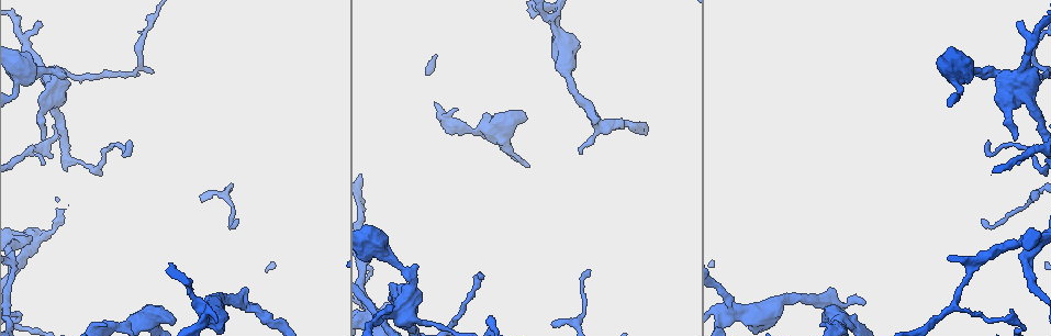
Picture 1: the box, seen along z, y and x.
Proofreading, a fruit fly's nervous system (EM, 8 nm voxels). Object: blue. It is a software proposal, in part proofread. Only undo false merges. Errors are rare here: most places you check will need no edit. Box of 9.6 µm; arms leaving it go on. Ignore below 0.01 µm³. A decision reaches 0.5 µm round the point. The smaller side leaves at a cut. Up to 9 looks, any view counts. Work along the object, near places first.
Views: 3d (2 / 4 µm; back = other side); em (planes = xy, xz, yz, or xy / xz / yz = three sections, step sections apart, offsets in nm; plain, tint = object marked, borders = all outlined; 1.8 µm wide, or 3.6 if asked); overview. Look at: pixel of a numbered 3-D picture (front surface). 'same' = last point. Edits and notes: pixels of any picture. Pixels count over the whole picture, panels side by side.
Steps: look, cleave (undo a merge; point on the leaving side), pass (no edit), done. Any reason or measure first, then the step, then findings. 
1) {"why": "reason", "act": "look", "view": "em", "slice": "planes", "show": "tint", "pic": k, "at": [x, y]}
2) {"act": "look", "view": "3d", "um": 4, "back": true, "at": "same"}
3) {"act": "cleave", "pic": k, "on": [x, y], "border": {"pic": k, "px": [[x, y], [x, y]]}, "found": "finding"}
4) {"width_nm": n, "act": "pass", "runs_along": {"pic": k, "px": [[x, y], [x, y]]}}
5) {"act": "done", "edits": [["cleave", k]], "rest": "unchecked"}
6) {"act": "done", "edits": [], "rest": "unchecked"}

{"why": "three arms meet", "act": "look", "view": "em", "slice": "planes", "show": "tint", "pic": 1, "at": [24, 246]}

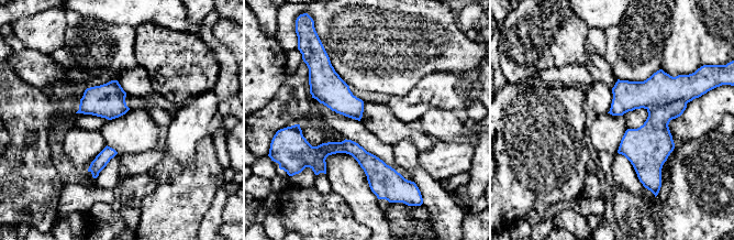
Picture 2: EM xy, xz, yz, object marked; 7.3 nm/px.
{"act": "cleave", "pic": 2, "on": [660, 88], "border": {"pic": 2, "px": [[687, 102], [674, 100], [646, 108]]}, "found": "a second cell is stuck on"}

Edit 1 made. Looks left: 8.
{"act": "look", "view": "3d", "um": 4, "pic": 1, "at": [495, 129]}

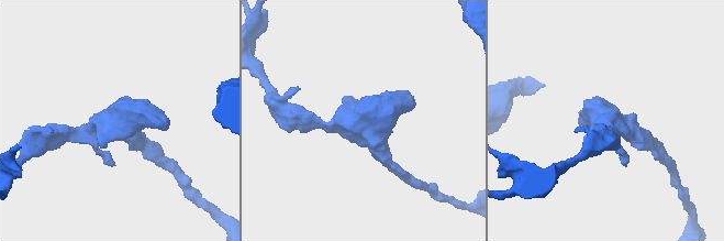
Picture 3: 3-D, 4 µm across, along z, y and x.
{"act": "look", "view": "em", "um": 3.6, "slice": "planes", "show": "tint", "pic": 3, "at": [362, 120]}

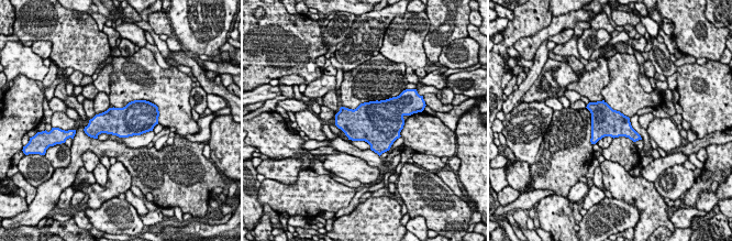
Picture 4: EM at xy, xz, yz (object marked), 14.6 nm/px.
{"act": "pass", "found": "continuous, no second cell"}

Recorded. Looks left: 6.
{"why": "sharp bend", "act": "look", "view": "3d", "um": 4, "pic": 1, "at": [557, 31]}

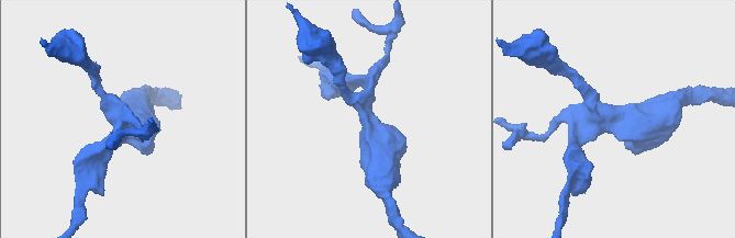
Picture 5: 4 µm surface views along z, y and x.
{"arms": 4, "why": "need the tissue", "act": "look", "view": "em", "um": 3.6, "slice": "xy", "step": 8, "show": "tint", "pic": 5, "at": [615, 121]}

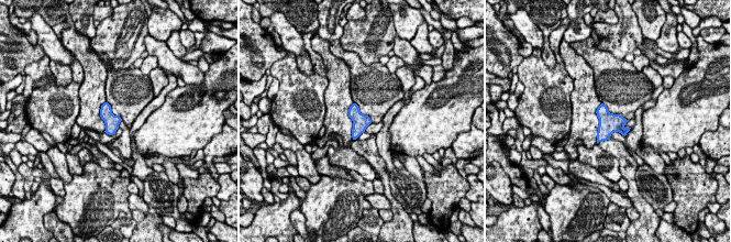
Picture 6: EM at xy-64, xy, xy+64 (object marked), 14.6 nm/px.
{"why": "another direction", "act": "look", "view": "em", "um": 3.6, "slice": "planes", "show": "tint", "at": "same"}

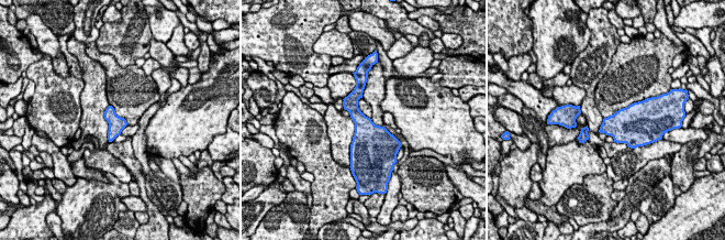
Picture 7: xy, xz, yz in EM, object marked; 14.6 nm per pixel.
{"act": "pass", "found": "continuous, no second cell"}

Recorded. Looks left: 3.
{"why": "sharp bend", "act": "look", "view": "3d", "um": 4, "pic": 1, "at": [55, 91]}

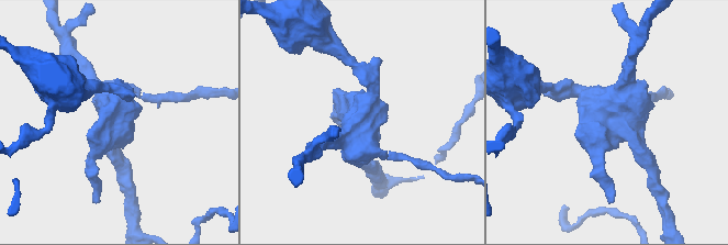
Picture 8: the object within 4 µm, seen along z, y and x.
{"why": "shape alone is not enough", "act": "look", "view": "em", "um": 3.6, "slice": "planes", "show": "tint", "pic": 8, "at": [612, 118]}

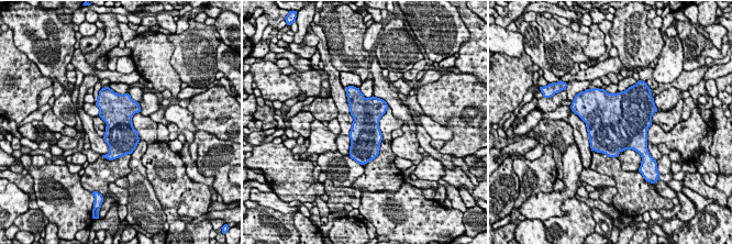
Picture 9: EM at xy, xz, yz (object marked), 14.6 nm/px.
{"width_nm": 440, "act": "pass", "found": "all the same cell"}

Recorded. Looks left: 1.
{"act": "done", "edits": [["cleave", 2]], "rest": "unchecked"}

